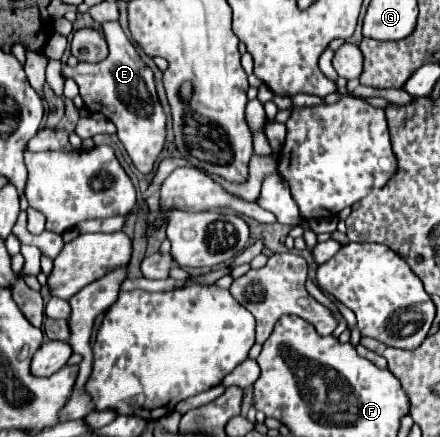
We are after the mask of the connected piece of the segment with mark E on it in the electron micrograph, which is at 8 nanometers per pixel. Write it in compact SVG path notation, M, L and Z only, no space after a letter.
M117 20L101 24L105 38L109 38L109 56L101 64L79 62L75 68L63 64L63 76L73 78L79 84L81 98L89 112L103 112L107 120L117 126L117 138L123 142L127 154L141 174L151 174L155 160L165 146L165 122L167 116L157 100L151 68L139 58L135 44L123 34Z

